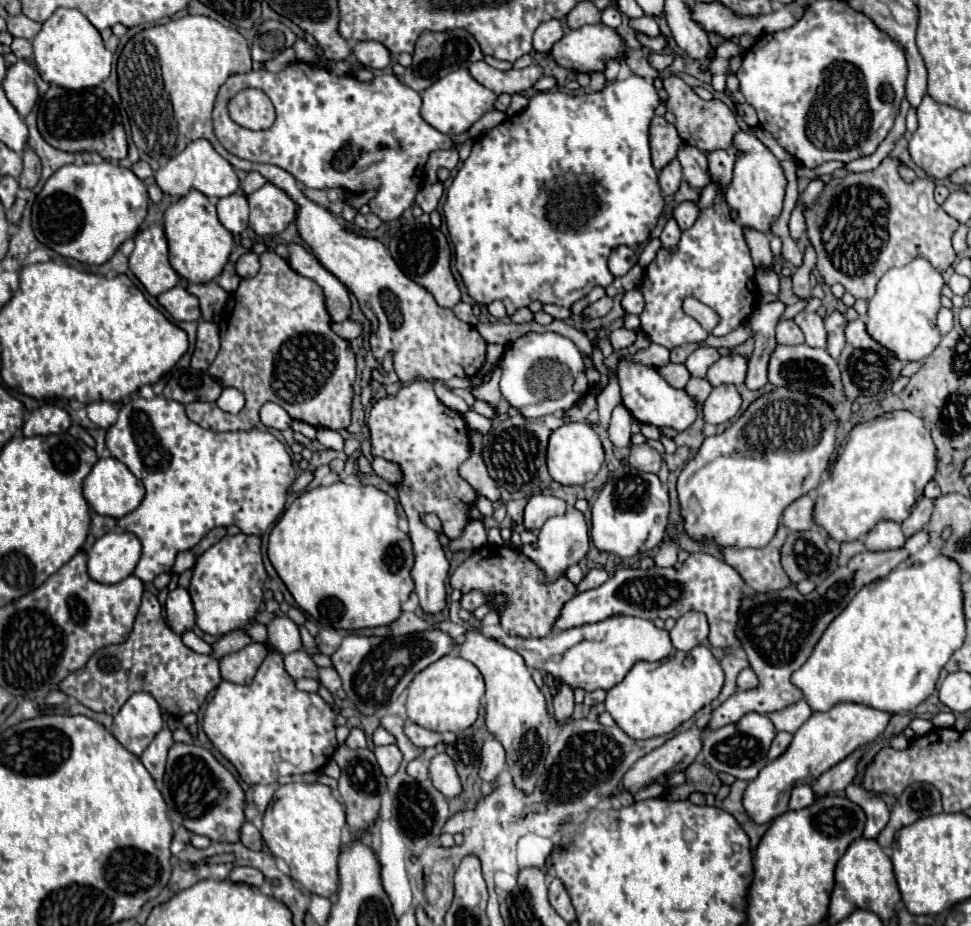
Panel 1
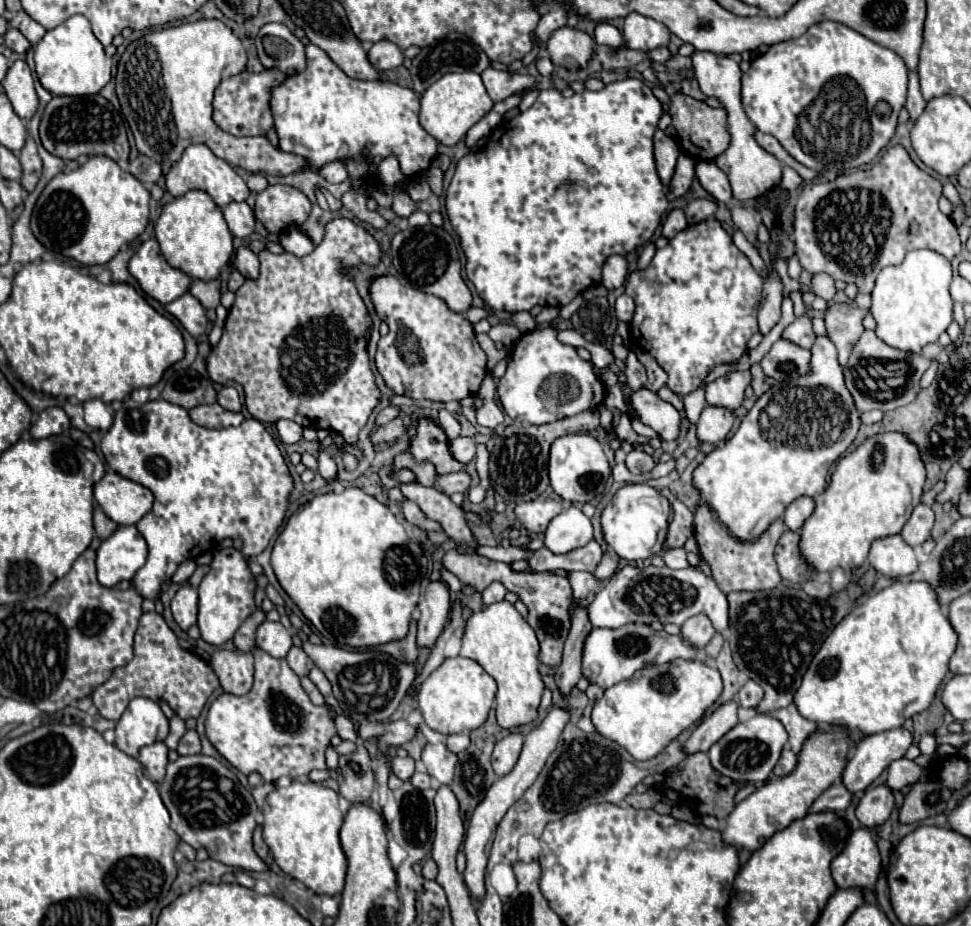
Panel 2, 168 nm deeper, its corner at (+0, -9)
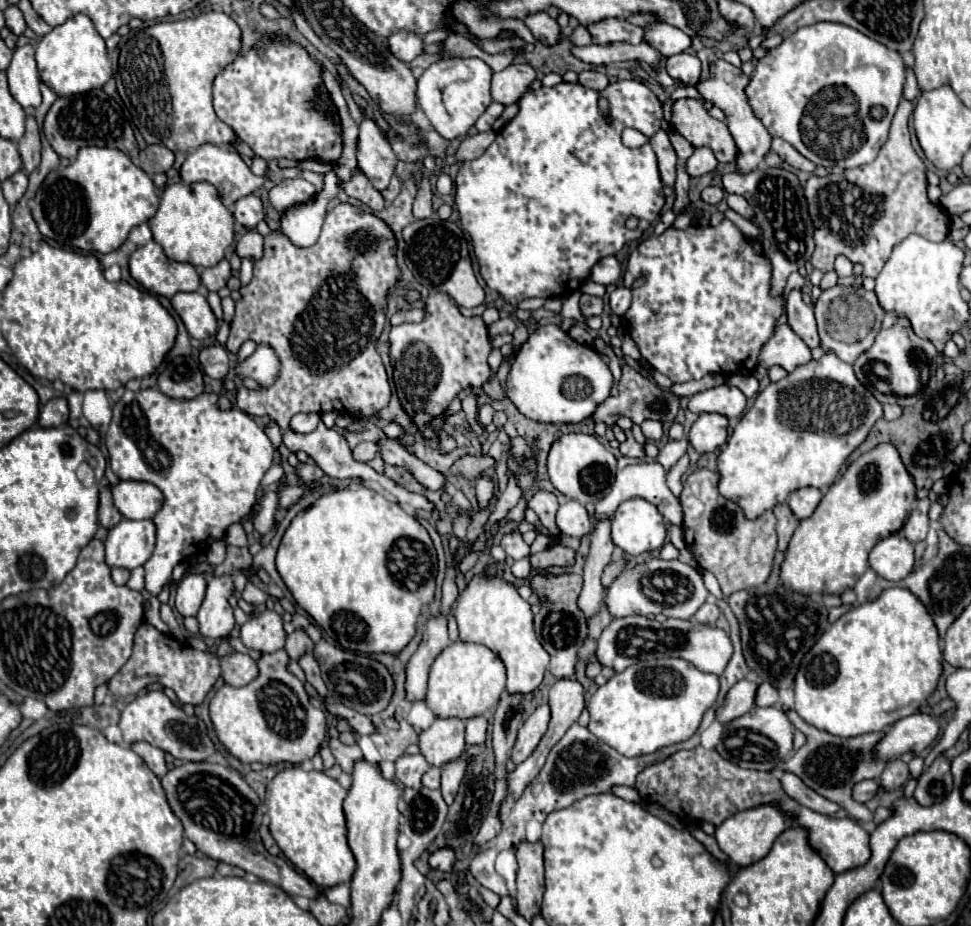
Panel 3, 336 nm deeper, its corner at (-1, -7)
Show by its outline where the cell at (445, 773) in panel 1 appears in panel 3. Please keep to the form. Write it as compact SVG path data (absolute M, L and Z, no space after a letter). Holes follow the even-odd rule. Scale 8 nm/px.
M436 717L434 723L420 733L420 751L434 767L444 767L448 759L458 759L464 749L464 721L458 717Z

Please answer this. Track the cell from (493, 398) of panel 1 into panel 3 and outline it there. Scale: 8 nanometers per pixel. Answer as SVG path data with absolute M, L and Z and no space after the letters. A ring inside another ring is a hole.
M519 323L515 332L513 333L513 341L511 343L514 348L514 355L519 350L520 345L522 345L528 339L528 336L529 333L526 326L522 323Z

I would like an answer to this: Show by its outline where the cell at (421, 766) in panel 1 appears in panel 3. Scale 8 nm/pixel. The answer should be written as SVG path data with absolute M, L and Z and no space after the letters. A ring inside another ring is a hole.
M430 767L424 777L422 777L422 783L430 789L438 789L440 787L440 769L438 767Z

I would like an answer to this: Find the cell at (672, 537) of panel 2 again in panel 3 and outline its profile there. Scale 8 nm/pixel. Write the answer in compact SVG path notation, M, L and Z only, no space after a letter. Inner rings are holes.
M684 455L682 459L680 459L680 463L676 463L676 467L672 467L670 471L668 471L668 487L670 487L670 491L678 497L680 495L680 491L682 491L682 475L686 473L686 469L690 467L690 459L688 459L688 455Z

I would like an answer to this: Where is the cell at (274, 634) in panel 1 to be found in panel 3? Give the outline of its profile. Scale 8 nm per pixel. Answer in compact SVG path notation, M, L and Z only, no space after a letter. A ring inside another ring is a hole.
M266 609L256 617L250 617L242 625L242 641L246 647L256 649L260 653L272 653L282 649L286 641L282 617L270 609Z

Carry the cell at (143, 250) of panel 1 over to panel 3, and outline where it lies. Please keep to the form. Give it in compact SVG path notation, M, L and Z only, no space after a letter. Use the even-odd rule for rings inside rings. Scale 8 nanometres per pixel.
M154 241L138 247L130 255L130 275L146 291L168 299L180 291L198 291L200 287L196 267L168 259Z

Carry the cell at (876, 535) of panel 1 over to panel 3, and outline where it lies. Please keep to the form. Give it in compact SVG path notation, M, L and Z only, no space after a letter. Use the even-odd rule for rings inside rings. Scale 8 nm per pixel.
M898 533L882 539L870 551L870 567L888 581L900 581L914 569L914 547Z

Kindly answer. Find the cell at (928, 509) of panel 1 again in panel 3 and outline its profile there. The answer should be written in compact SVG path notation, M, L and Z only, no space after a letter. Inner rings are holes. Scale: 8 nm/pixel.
M920 499L916 509L910 513L908 521L902 527L902 533L906 535L908 541L918 543L918 541L926 539L926 533L928 533L928 509L930 509L930 501Z

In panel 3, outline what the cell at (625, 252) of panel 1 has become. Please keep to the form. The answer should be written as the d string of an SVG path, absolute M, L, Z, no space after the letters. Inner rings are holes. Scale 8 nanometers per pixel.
M616 257L600 259L590 271L590 279L596 283L602 283L602 285L616 283L620 279L620 275L622 275L622 269L620 269L620 263L616 261Z

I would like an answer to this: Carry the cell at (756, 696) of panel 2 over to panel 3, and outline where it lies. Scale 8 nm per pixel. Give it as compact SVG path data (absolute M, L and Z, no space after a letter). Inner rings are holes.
M762 683L756 693L756 705L768 707L768 705L776 705L776 703L778 703L778 689L770 683Z

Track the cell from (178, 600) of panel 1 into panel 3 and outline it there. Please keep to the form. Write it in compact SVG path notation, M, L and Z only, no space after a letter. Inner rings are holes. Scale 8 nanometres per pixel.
M188 575L176 589L176 609L182 617L196 615L206 595L206 579L202 575Z

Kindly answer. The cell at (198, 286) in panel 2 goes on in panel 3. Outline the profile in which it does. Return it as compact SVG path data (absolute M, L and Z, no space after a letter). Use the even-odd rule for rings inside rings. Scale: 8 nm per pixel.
M222 259L218 265L206 267L200 271L202 283L206 285L208 291L218 291L218 289L226 287L226 281L230 279L230 275L232 275L232 269L230 269L228 259Z

